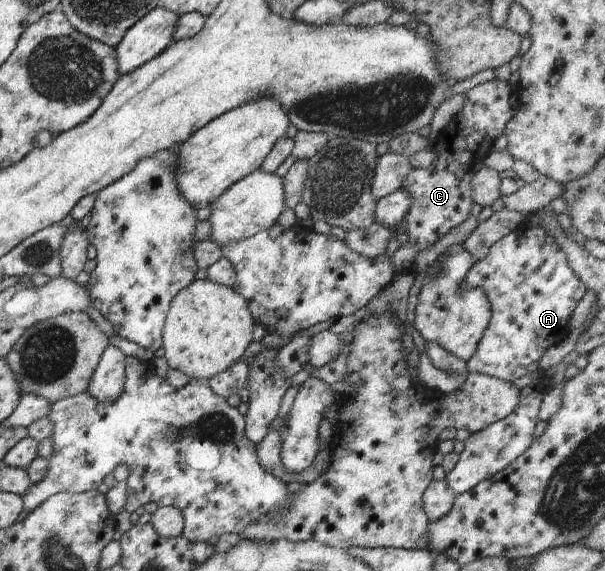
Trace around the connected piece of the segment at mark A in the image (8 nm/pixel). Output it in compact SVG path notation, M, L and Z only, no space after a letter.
M523 224L489 247L488 255L477 261L467 273L461 290L480 288L491 305L491 318L484 335L478 340L476 351L467 361L467 371L513 382L518 377L538 371L538 361L551 345L562 341L571 331L569 319L576 304L584 297L587 287L573 272L563 249L555 237L544 228Z

